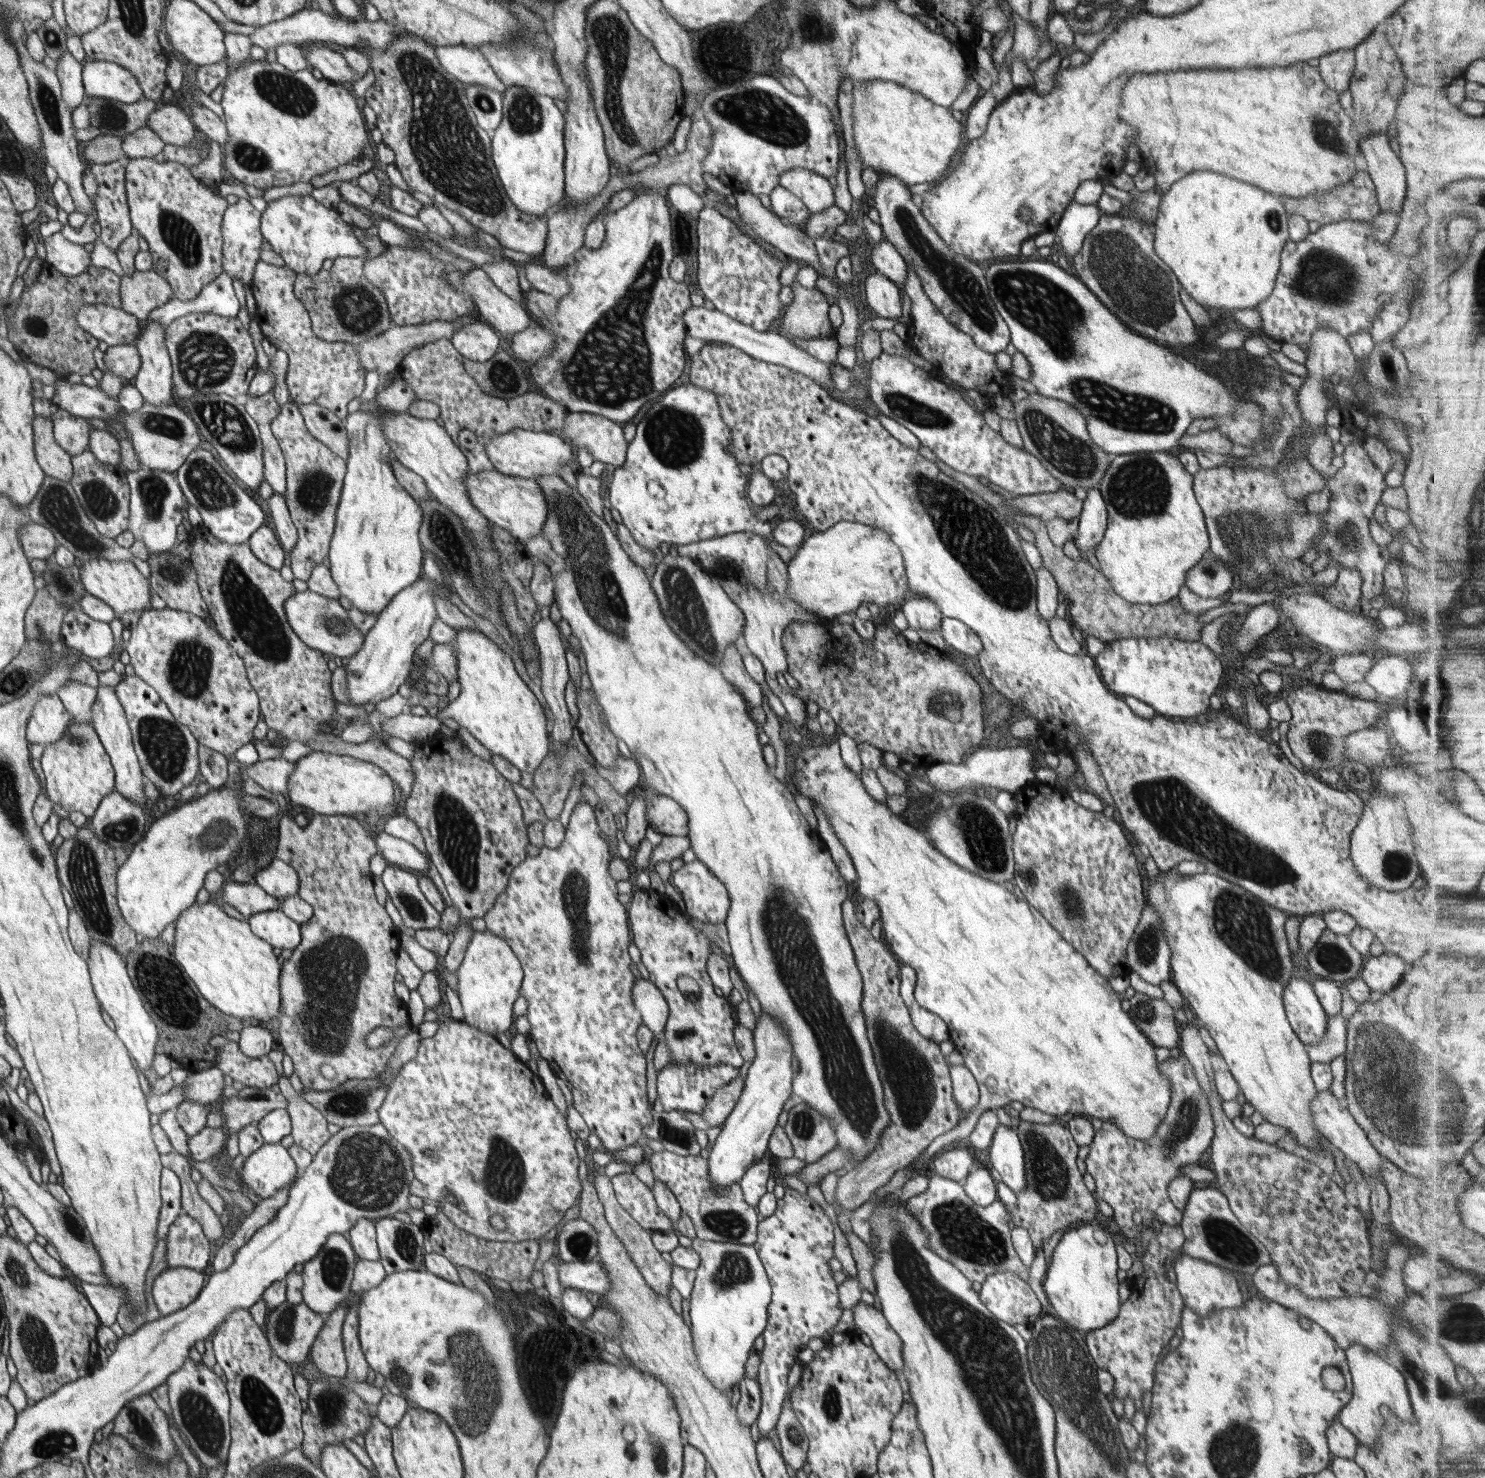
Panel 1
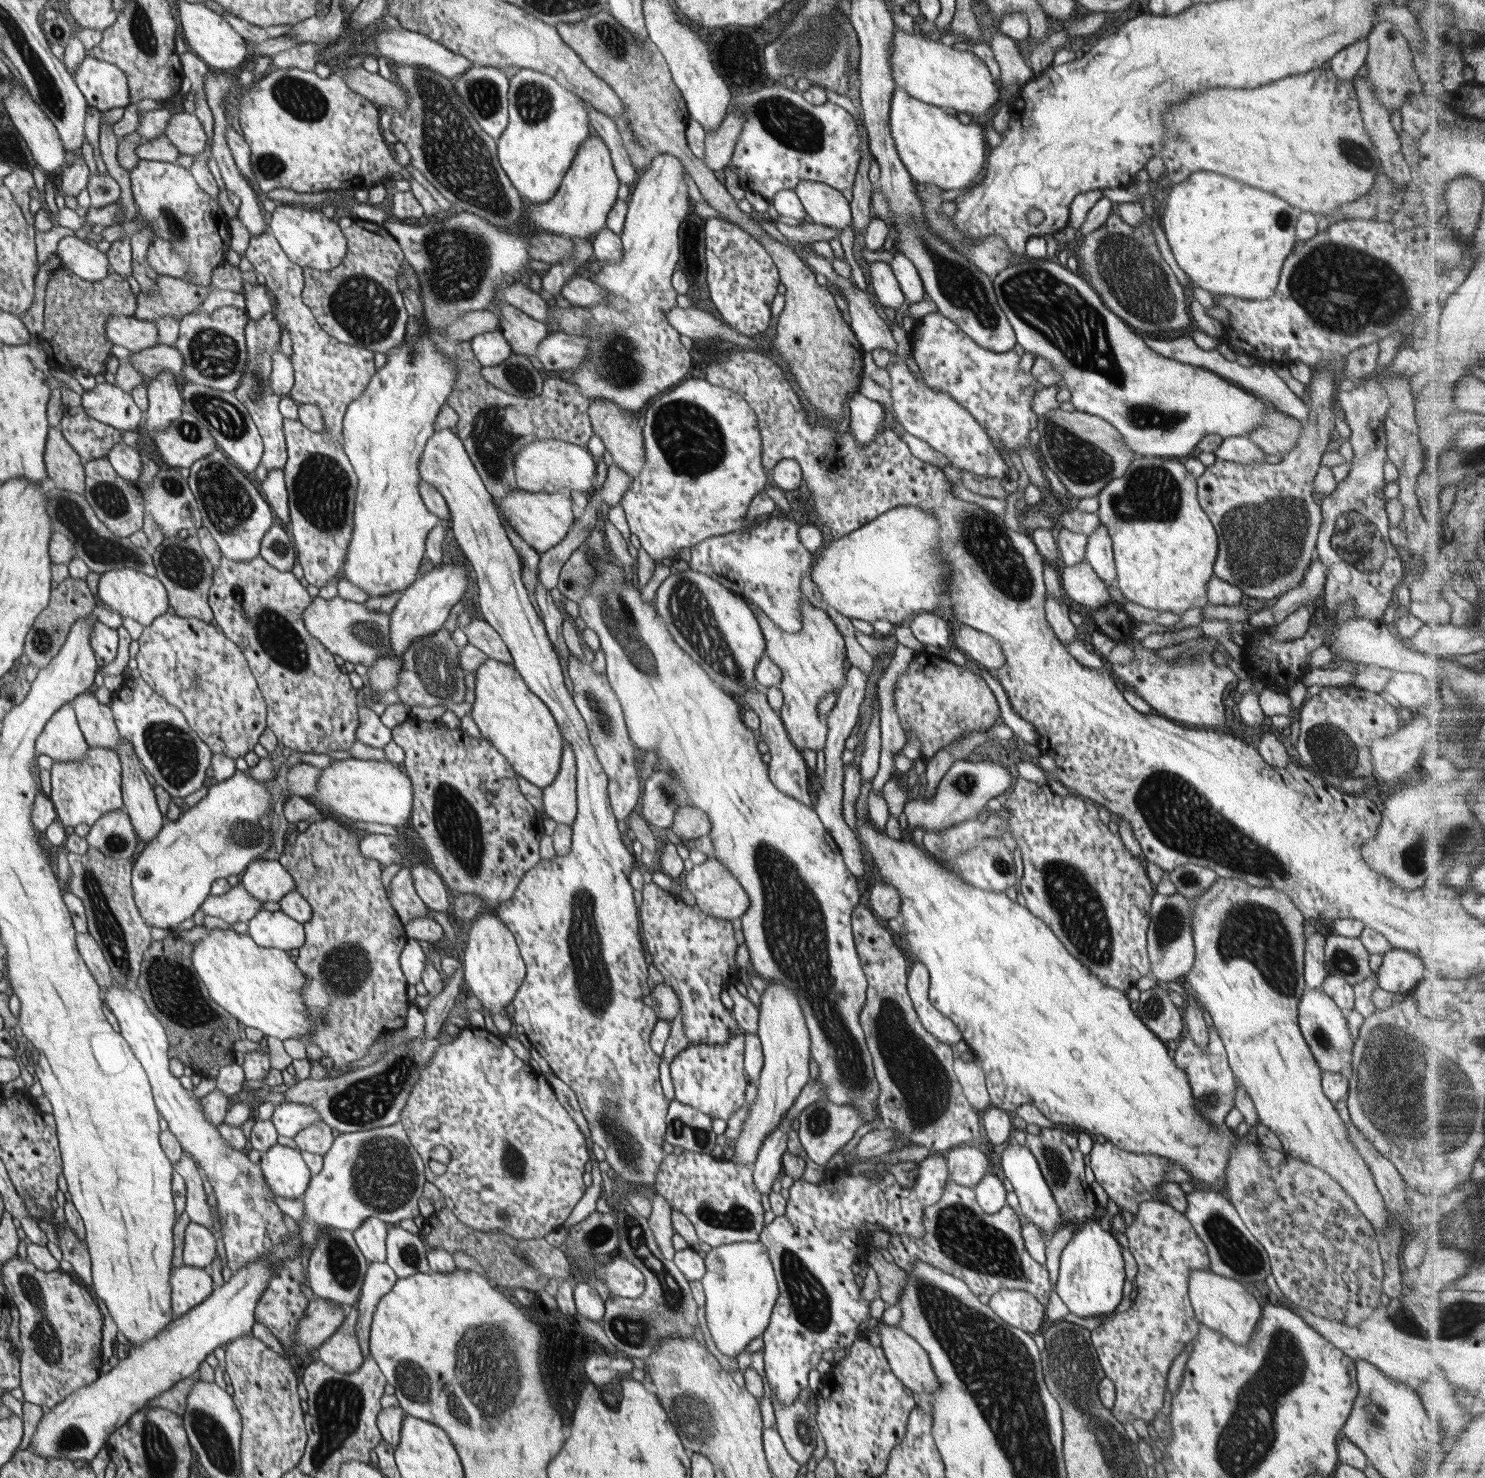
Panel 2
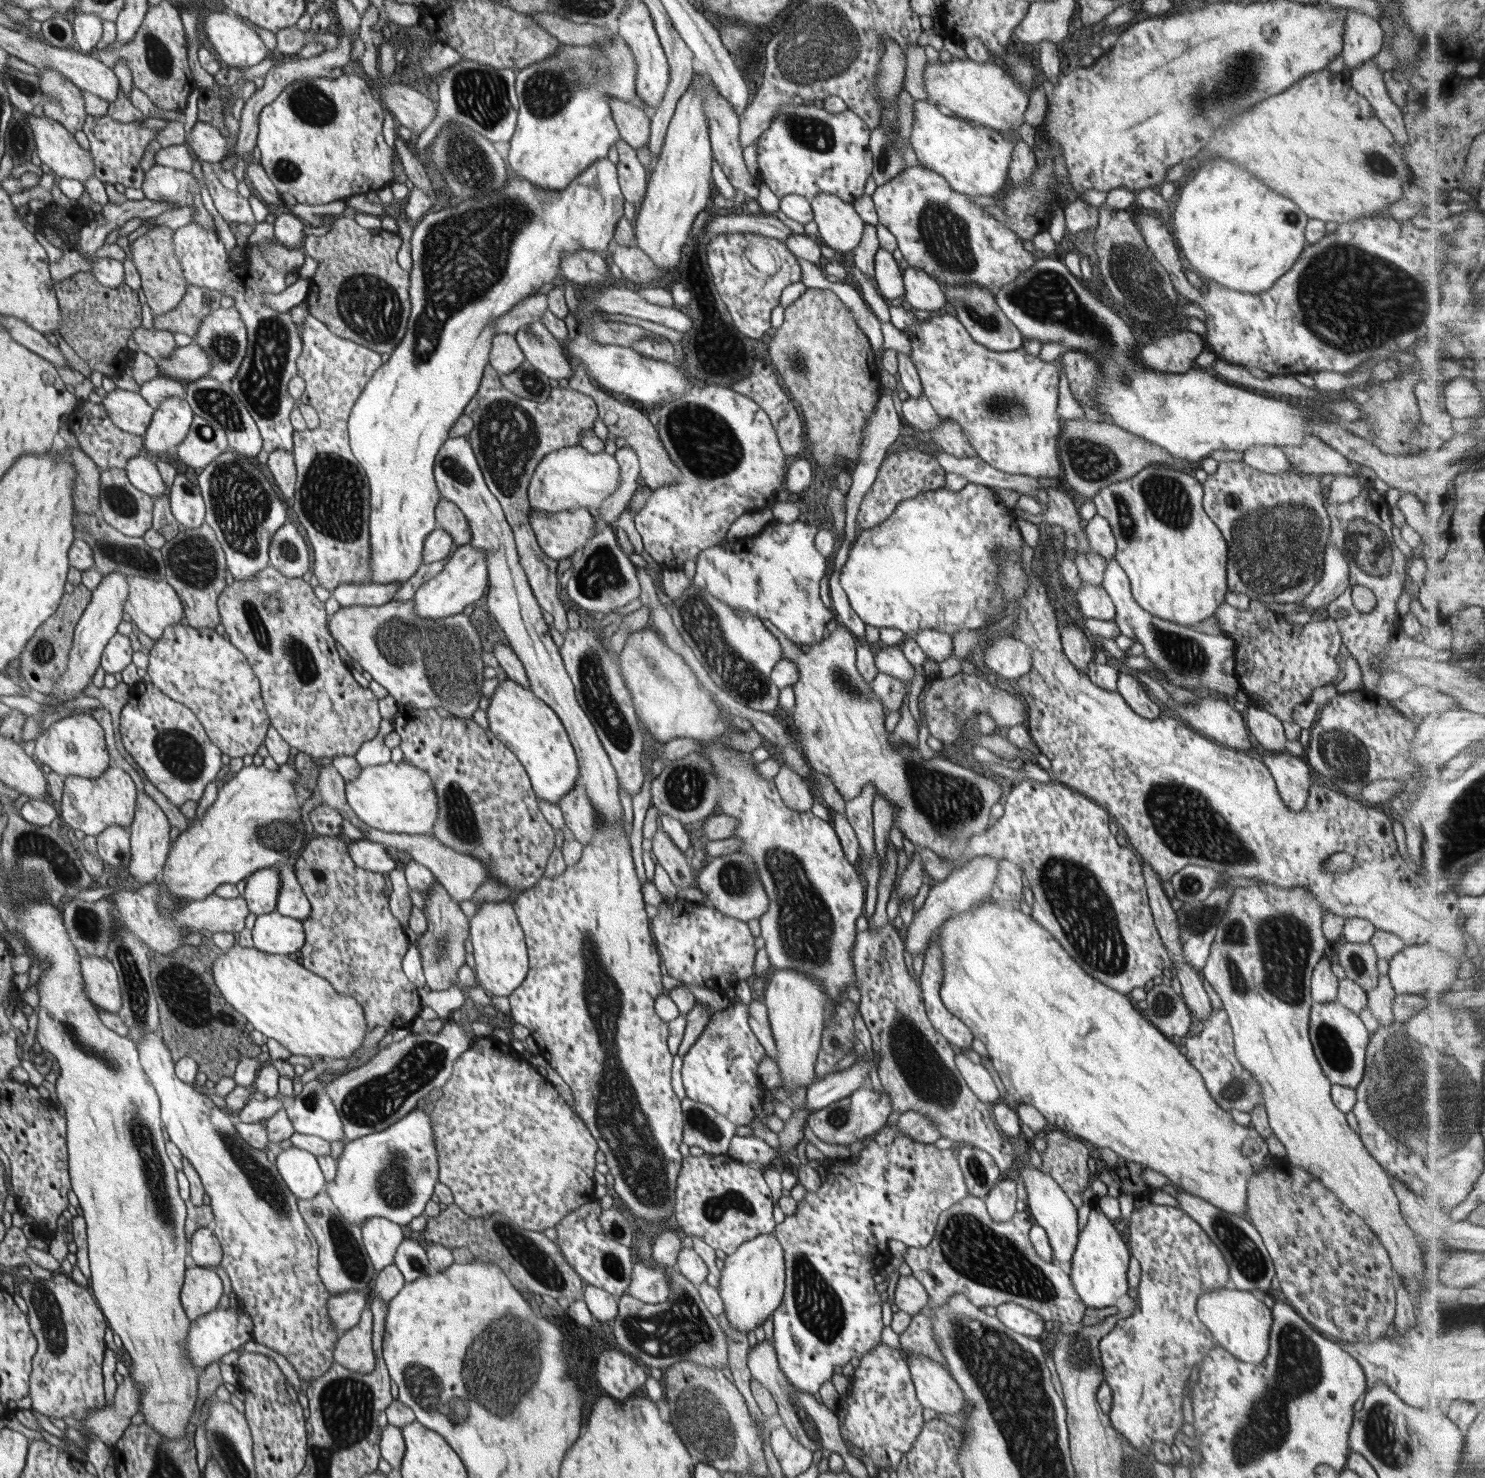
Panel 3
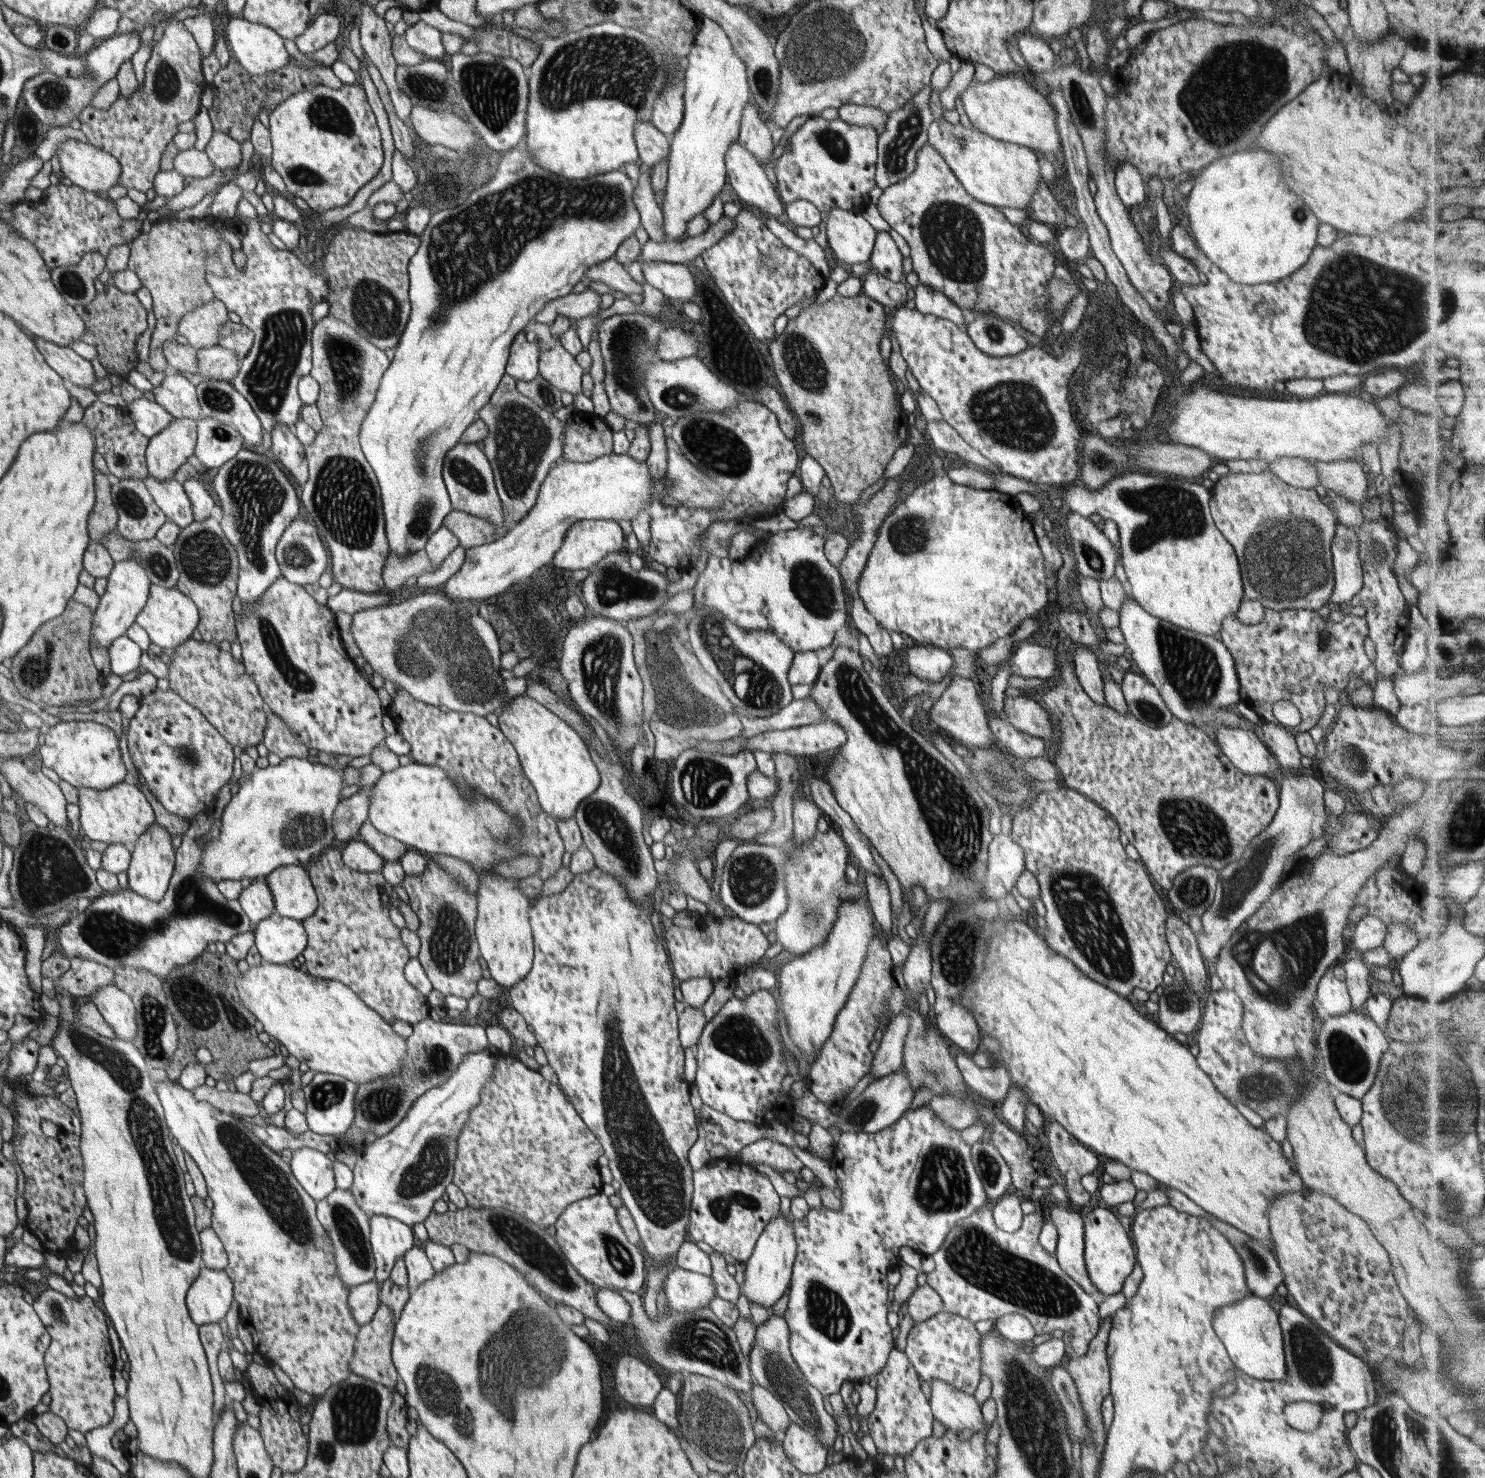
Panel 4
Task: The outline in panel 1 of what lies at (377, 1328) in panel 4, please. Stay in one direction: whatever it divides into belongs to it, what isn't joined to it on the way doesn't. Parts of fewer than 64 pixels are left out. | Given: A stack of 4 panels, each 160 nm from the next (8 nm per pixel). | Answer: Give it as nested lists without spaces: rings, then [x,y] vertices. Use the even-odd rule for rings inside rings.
[[[338,1307],[334,1312],[326,1314],[326,1325],[310,1350],[310,1360],[331,1377],[344,1377],[349,1368],[344,1344],[342,1343],[342,1324],[346,1316],[346,1308]]]

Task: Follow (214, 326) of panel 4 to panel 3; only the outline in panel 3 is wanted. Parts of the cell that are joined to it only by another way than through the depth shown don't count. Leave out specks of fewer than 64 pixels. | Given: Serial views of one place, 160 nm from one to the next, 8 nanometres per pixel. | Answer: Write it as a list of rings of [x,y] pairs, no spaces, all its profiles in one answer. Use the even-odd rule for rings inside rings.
[[[190,285],[186,287],[186,295],[177,308],[154,317],[154,329],[182,333],[196,339],[204,319],[221,307],[221,298],[222,294],[216,290]]]

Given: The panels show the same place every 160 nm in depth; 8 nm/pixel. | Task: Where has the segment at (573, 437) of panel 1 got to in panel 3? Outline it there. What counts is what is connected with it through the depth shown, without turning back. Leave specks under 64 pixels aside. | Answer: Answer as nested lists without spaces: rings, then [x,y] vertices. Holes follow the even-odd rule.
[[[590,386],[588,390],[590,390],[590,397],[594,398],[597,405],[598,418],[607,426],[609,436],[624,438],[626,440],[624,447],[636,451],[641,468],[639,474],[643,476],[650,489],[662,488],[665,484],[671,484],[671,482],[681,479],[680,469],[674,464],[668,451],[664,448],[658,429],[652,425],[647,415],[643,414],[641,408],[624,405],[602,392],[598,387],[592,388]]]

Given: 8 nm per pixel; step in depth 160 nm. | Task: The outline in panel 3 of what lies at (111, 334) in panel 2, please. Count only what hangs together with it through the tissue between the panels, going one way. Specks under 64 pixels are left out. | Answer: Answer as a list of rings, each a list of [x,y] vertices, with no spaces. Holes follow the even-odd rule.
[[[134,329],[135,344],[138,344],[138,354],[152,357],[153,359],[166,358],[177,350],[173,334],[166,330]]]

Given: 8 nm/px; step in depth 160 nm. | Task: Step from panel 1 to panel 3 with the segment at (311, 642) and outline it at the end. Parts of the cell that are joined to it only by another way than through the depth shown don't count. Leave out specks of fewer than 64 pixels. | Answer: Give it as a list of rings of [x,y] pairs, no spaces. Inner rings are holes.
[[[413,599],[392,600],[382,606],[341,606],[331,616],[329,630],[338,644],[342,644],[353,660],[357,660],[363,670],[384,686],[399,705],[410,705],[420,710],[441,706],[457,717],[471,718],[478,706],[486,702],[486,674],[490,674],[490,666],[482,661],[483,650],[476,634],[477,628],[464,613],[441,619],[419,617],[415,613]]]

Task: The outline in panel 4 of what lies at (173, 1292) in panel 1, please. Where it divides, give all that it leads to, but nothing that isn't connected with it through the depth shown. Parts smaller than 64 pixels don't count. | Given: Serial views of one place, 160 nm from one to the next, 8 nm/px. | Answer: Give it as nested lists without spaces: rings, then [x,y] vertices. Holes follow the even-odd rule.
[[[203,1267],[197,1281],[187,1293],[186,1302],[193,1321],[201,1327],[224,1319],[233,1298],[233,1280],[225,1269]]]

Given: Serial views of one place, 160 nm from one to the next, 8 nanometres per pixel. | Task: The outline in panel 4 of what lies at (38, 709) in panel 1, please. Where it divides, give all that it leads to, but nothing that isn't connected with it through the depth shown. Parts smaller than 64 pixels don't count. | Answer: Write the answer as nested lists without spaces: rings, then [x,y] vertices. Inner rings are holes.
[[[60,721],[45,728],[44,744],[35,752],[40,764],[54,770],[72,786],[106,790],[130,779],[122,760],[118,736],[106,725],[92,721]]]

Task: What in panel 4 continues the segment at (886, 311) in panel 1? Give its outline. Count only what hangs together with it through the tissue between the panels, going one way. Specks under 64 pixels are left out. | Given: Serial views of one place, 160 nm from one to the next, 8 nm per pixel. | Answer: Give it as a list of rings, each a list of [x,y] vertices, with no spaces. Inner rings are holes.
[[[879,231],[872,255],[870,255],[872,268],[882,277],[885,277],[896,285],[900,285],[903,275],[903,257],[890,233]]]

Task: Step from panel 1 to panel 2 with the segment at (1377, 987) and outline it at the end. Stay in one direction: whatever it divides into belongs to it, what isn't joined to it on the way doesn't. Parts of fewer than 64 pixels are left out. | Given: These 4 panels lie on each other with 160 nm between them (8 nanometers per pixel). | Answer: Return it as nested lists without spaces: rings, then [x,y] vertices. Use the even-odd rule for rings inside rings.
[[[1393,948],[1383,955],[1382,964],[1375,974],[1378,977],[1378,984],[1381,989],[1403,995],[1410,993],[1425,978],[1425,975],[1432,973],[1426,971],[1422,959],[1417,954]]]

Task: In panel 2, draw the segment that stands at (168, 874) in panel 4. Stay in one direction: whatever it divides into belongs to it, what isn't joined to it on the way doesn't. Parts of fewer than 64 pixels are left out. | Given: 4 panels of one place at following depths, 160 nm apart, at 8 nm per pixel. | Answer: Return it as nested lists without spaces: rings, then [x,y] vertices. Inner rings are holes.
[[[119,736],[114,752],[122,763],[124,810],[133,819],[138,842],[141,842],[144,848],[159,836],[159,832],[163,829],[164,818],[158,810],[152,786],[146,780],[146,774],[140,766],[141,760],[134,753],[132,745]]]

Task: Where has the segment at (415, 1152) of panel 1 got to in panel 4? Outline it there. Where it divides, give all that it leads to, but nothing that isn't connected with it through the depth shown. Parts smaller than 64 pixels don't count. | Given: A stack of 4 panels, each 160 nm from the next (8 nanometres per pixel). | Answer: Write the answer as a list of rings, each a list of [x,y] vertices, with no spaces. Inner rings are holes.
[[[508,1054],[495,1064],[495,1074],[481,1093],[481,1102],[471,1110],[471,1118],[457,1136],[457,1160],[454,1161],[454,1184],[466,1195],[474,1209],[504,1208],[524,1215],[538,1227],[555,1226],[558,1218],[573,1202],[602,1192],[598,1158],[605,1152],[584,1119],[566,1100],[559,1083],[544,1080],[539,1072],[528,1070],[520,1060]]]

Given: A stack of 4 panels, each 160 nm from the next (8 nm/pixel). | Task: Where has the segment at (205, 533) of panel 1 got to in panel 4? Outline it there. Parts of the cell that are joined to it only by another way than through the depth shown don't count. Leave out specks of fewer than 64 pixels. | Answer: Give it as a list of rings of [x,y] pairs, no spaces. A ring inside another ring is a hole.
[[[282,576],[259,600],[242,603],[242,606],[242,613],[235,614],[235,619],[237,642],[242,648],[246,670],[261,687],[261,693],[270,705],[270,712],[285,720],[294,738],[298,738],[306,748],[353,758],[370,755],[374,747],[382,744],[382,740],[388,736],[382,730],[384,710],[376,690],[358,674],[354,662],[346,654],[331,608],[318,604],[304,590],[304,586],[288,582]]]

